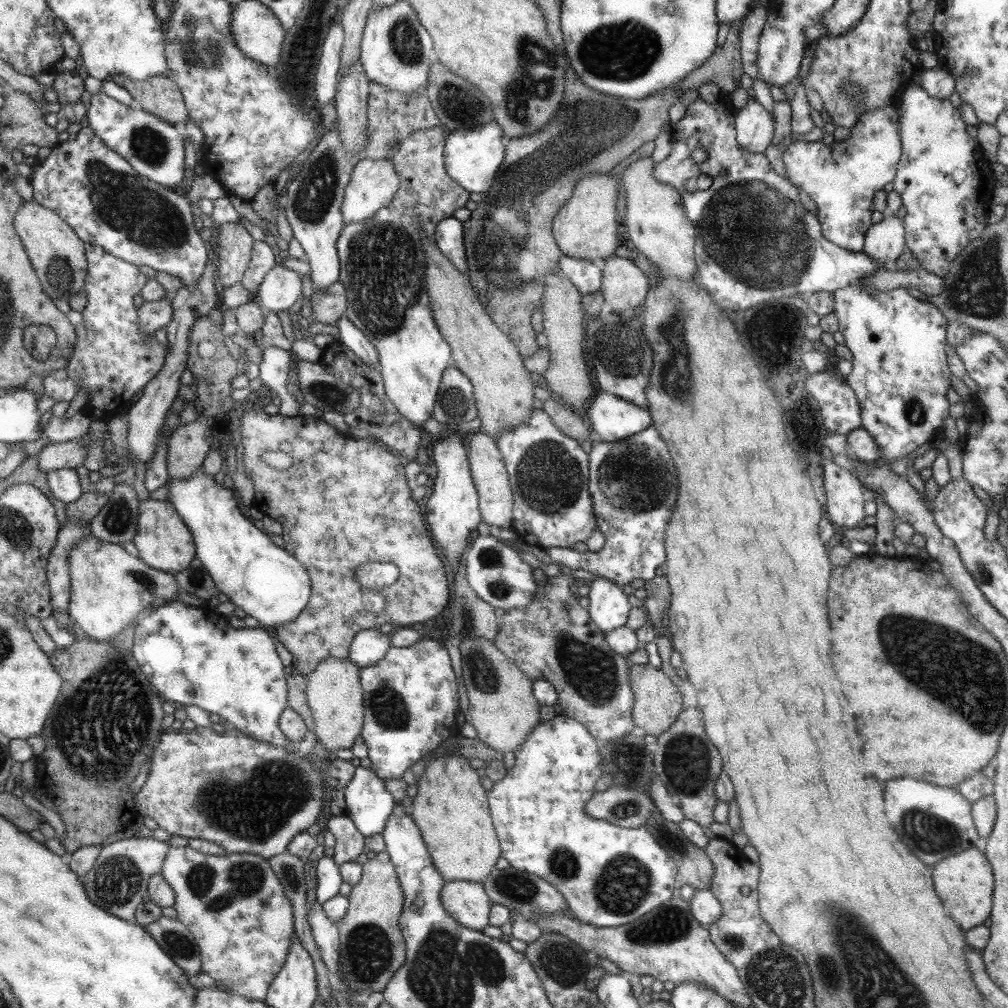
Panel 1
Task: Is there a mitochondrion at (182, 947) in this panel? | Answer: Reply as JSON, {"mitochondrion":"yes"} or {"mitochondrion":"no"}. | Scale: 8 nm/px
{"mitochondrion":"yes"}

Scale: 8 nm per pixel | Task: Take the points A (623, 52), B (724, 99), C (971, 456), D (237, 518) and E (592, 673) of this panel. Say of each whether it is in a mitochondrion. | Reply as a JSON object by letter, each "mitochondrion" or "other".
{"A":"mitochondrion","B":"other","C":"other","D":"other","E":"mitochondrion"}

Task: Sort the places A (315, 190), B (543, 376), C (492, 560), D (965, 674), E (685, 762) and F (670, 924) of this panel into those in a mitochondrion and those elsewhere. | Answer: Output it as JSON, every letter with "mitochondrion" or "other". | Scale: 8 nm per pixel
{"A":"mitochondrion","B":"other","C":"mitochondrion","D":"mitochondrion","E":"mitochondrion","F":"mitochondrion"}

